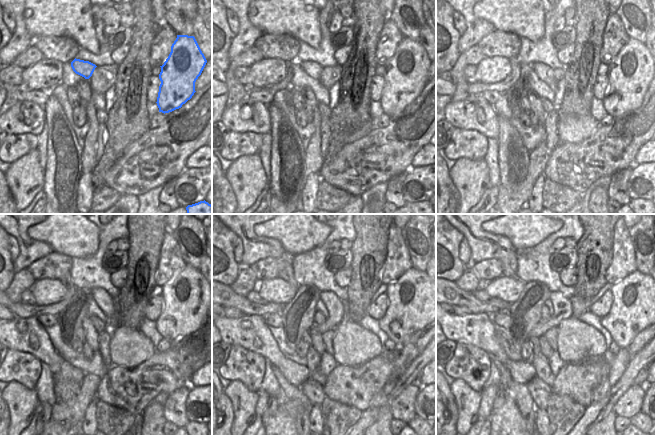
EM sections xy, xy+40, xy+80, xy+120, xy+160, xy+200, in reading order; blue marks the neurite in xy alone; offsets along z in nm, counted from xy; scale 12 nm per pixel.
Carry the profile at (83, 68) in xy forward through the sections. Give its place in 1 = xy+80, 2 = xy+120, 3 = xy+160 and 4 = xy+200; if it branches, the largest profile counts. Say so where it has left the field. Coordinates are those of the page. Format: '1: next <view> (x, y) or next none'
1: next xy+80 (544, 72)
2: next xy+120 (105, 302)
3: next xy+160 (334, 305)
4: next xy+200 (562, 307)

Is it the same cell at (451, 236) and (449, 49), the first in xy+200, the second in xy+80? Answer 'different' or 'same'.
same

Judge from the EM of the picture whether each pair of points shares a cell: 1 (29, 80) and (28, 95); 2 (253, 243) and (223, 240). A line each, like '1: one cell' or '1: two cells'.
1: two cells
2: two cells

